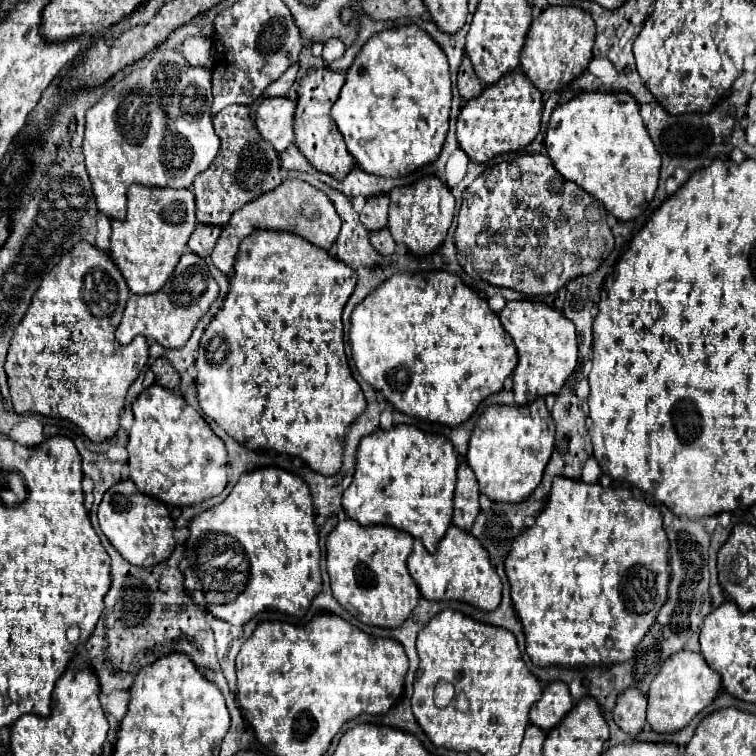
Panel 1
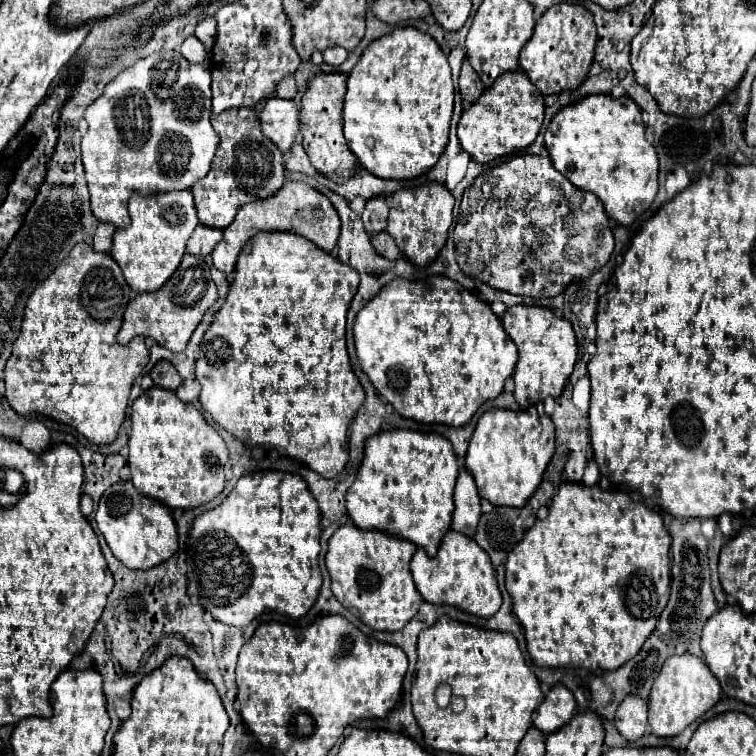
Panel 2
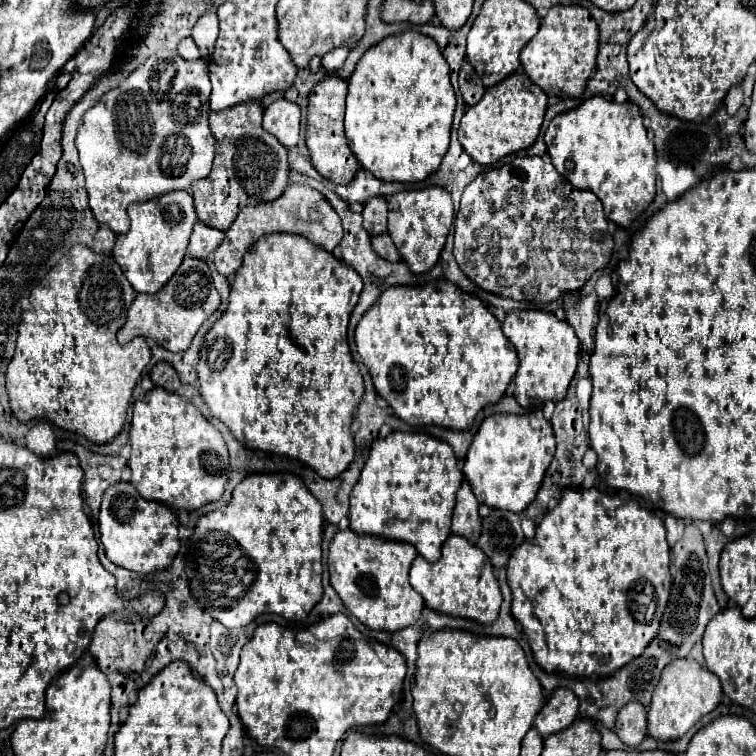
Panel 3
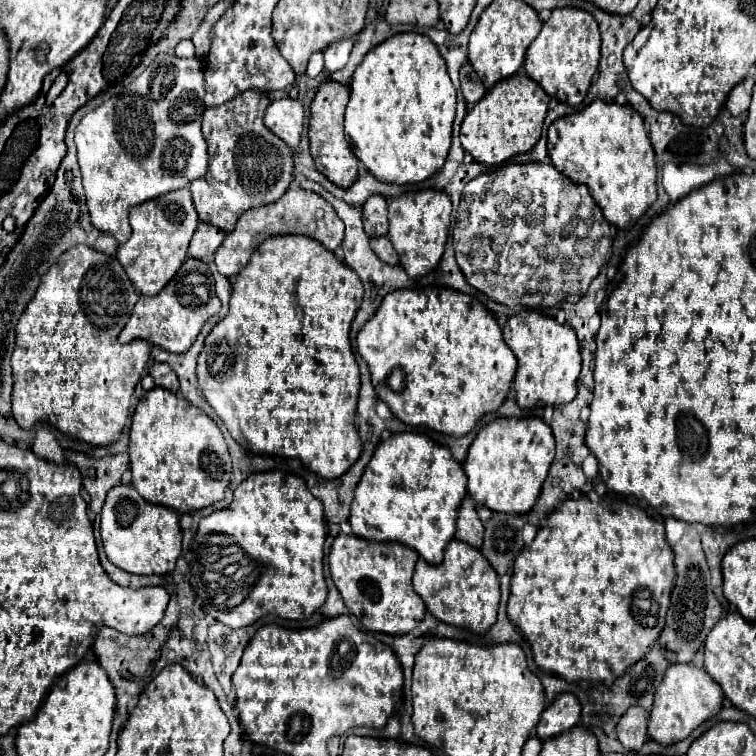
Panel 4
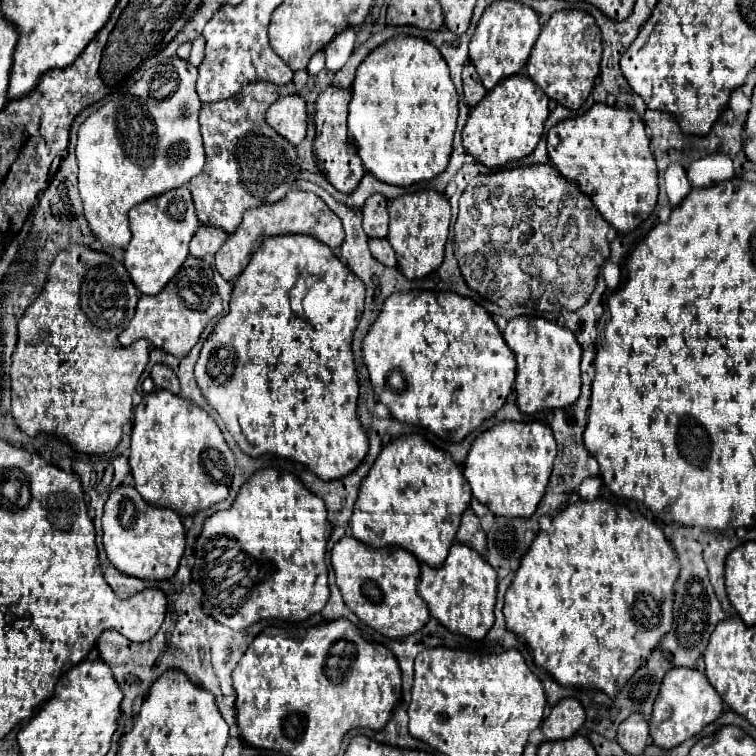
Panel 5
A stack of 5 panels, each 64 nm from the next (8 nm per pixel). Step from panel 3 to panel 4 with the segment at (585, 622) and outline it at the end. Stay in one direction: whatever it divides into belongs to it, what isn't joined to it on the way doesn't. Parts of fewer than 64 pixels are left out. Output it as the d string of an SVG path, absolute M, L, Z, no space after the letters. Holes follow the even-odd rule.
M590 490L588 494L582 494L580 498L566 498L558 506L558 510L550 512L548 518L546 518L546 526L538 528L538 534L536 534L534 542L528 548L524 548L520 552L520 556L516 556L516 564L512 566L512 578L510 578L508 616L510 616L512 624L518 626L522 630L522 634L528 638L528 642L532 646L532 652L534 652L534 660L542 670L558 674L568 682L588 680L588 682L604 682L604 684L610 686L618 676L622 676L626 672L628 666L638 662L650 650L650 646L658 640L658 636L664 628L666 610L670 606L670 592L672 592L672 586L674 586L674 576L676 576L676 572L674 572L674 552L666 542L664 524L660 520L650 518L636 504L628 504L626 500L618 500L618 498L598 496L594 490Z

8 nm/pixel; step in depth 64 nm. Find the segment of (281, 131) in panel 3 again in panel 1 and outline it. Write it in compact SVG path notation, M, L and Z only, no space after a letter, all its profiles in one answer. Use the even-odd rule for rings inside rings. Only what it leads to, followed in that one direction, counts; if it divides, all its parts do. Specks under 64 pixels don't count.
M264 98L256 110L256 128L276 152L286 150L292 140L292 118L296 104L288 98Z

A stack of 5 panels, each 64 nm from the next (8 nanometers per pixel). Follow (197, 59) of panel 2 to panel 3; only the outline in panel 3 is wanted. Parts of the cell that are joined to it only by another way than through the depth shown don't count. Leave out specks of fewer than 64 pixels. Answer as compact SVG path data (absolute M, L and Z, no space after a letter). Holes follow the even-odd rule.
M188 36L188 38L184 38L184 40L178 44L178 54L180 54L182 58L196 60L196 58L200 58L200 48L198 48L196 42Z

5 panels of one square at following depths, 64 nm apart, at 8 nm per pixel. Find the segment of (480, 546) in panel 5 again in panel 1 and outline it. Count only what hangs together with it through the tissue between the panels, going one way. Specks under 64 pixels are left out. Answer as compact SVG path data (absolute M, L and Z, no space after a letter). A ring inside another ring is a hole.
M462 462L458 466L458 484L454 492L454 524L462 530L470 530L476 514L480 512L478 504L478 480L468 466L468 462Z

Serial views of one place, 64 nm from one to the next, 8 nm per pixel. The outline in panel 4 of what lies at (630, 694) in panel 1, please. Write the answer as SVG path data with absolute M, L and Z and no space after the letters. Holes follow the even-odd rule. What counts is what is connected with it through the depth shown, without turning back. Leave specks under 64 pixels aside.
M628 708L620 722L616 724L616 736L622 742L624 748L638 752L642 744L646 742L646 728L648 728L648 718L644 708Z

